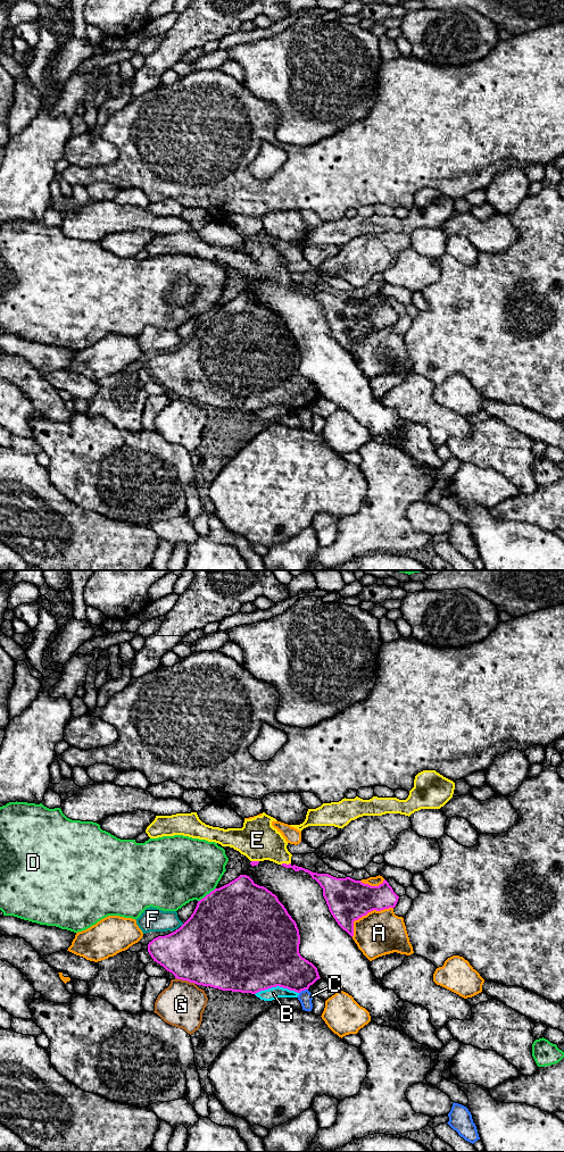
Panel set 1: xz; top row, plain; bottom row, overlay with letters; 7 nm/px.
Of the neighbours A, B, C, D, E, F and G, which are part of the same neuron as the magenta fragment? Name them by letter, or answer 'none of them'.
E

